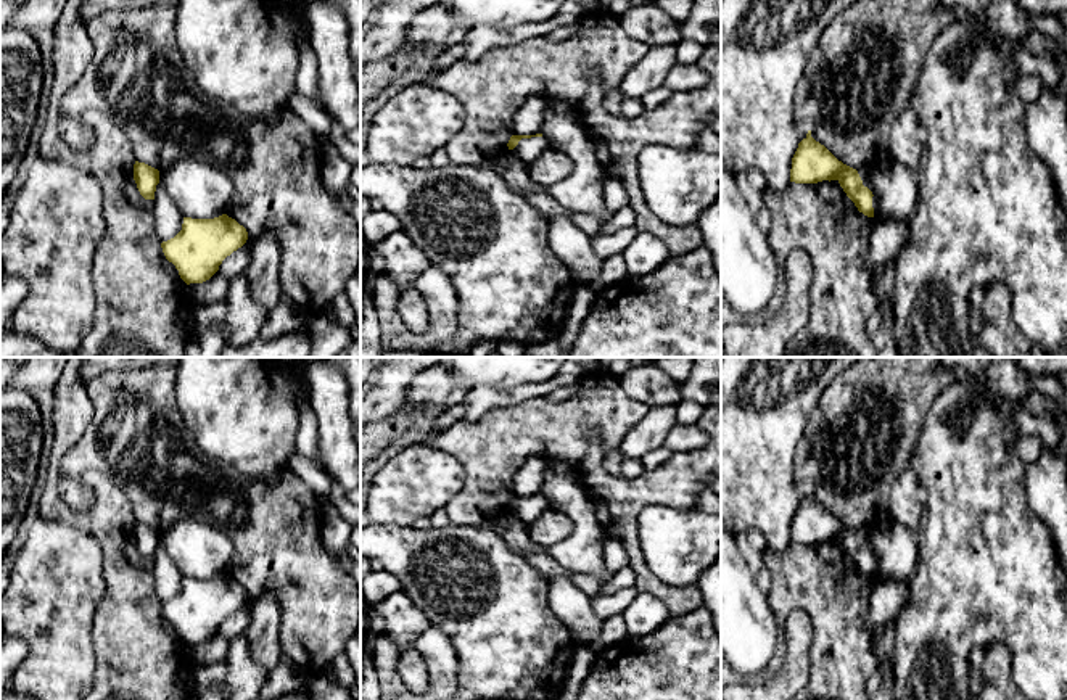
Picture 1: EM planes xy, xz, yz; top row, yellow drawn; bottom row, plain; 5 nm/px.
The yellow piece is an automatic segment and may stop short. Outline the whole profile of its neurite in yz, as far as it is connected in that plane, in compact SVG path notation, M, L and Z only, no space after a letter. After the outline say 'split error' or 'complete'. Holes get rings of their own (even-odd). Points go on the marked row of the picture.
M808 130L792 158L790 182L818 183L822 180L837 180L859 212L867 217L877 217L879 200L863 185L858 171L838 161Z | split error

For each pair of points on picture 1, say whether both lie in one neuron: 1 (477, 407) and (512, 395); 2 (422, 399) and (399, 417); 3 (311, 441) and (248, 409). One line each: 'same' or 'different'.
1: same
2: different
3: different

